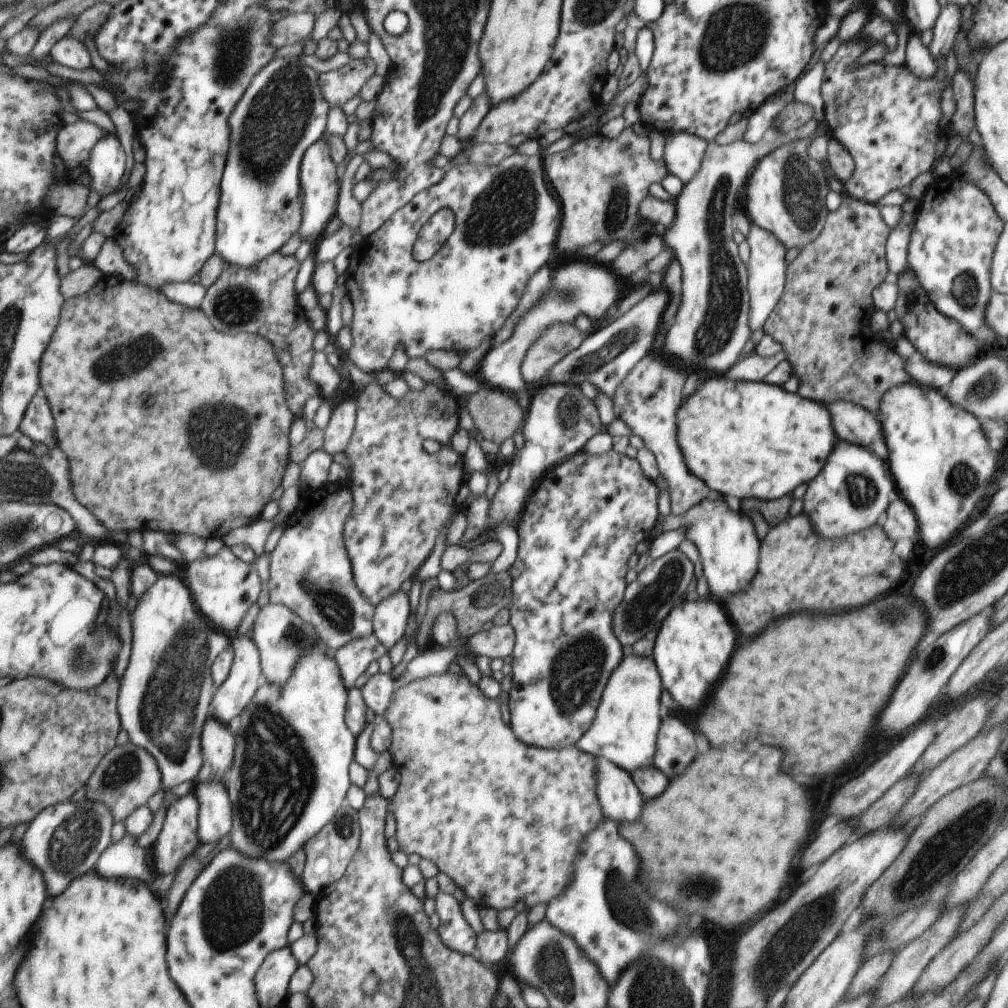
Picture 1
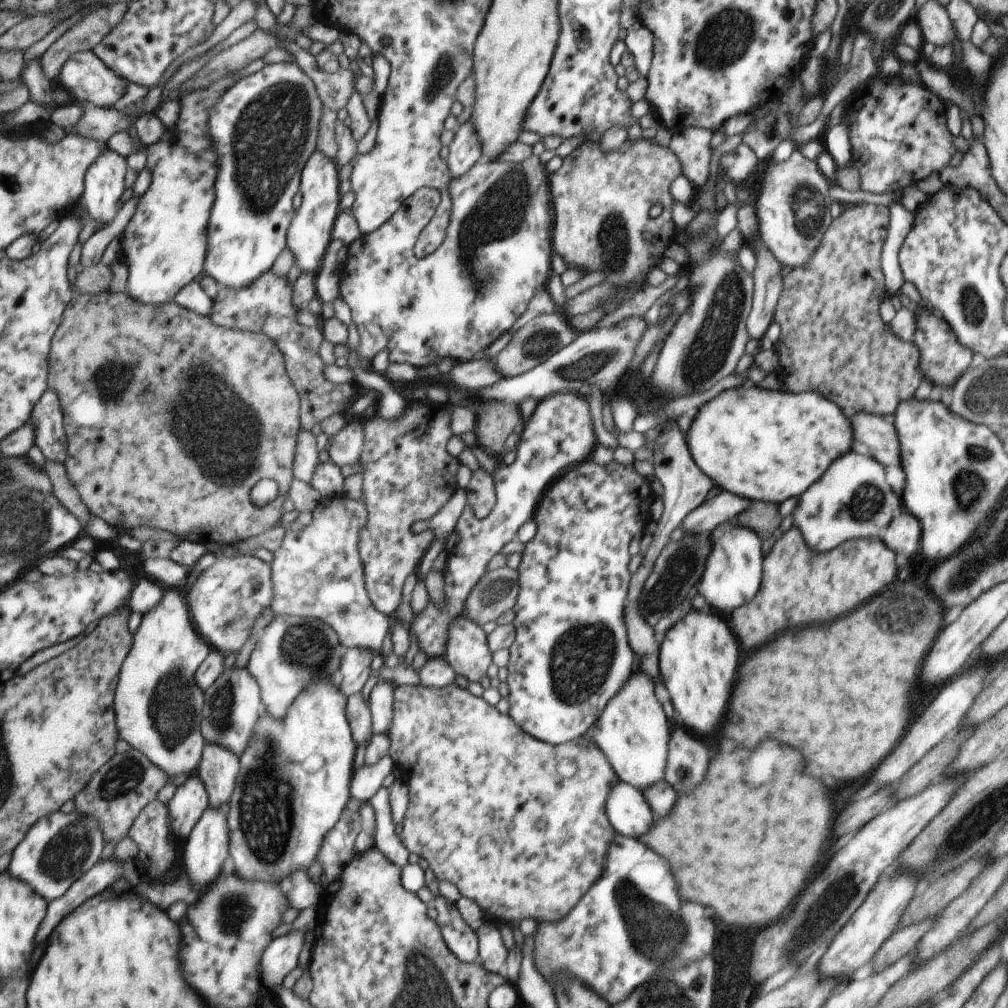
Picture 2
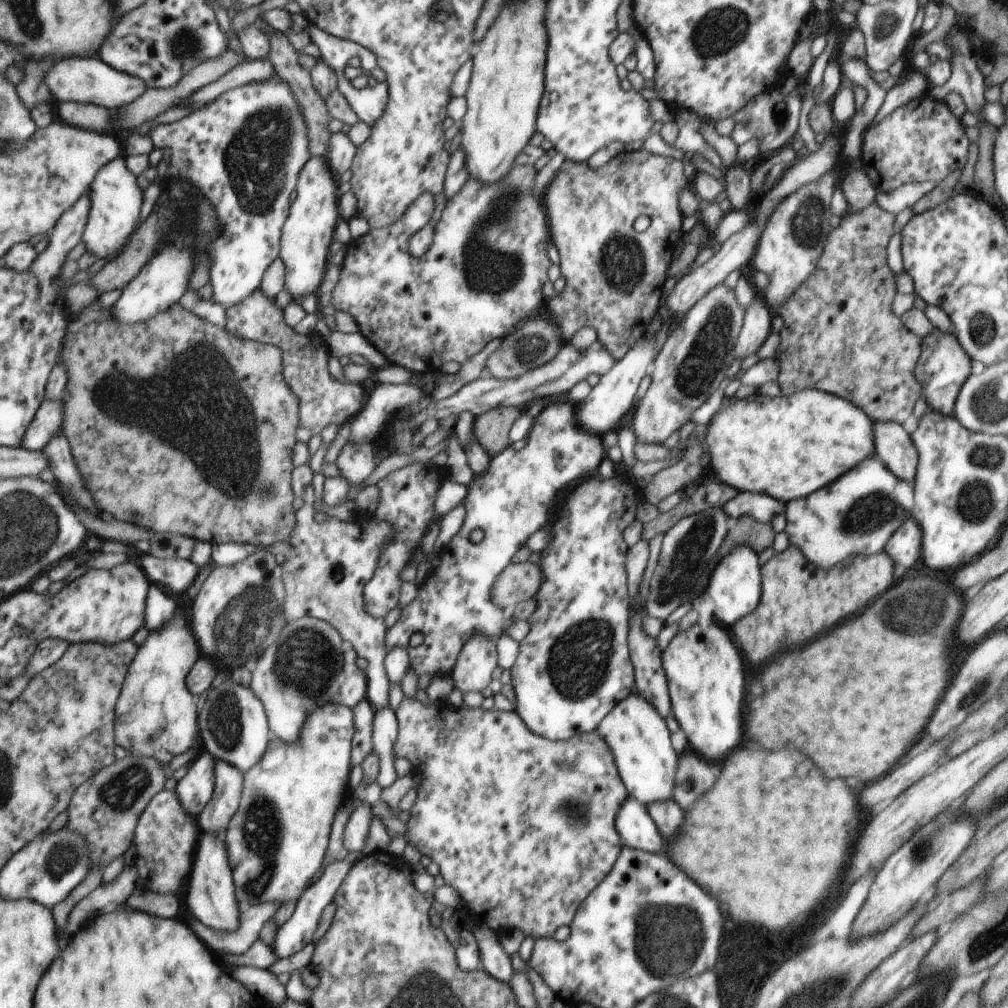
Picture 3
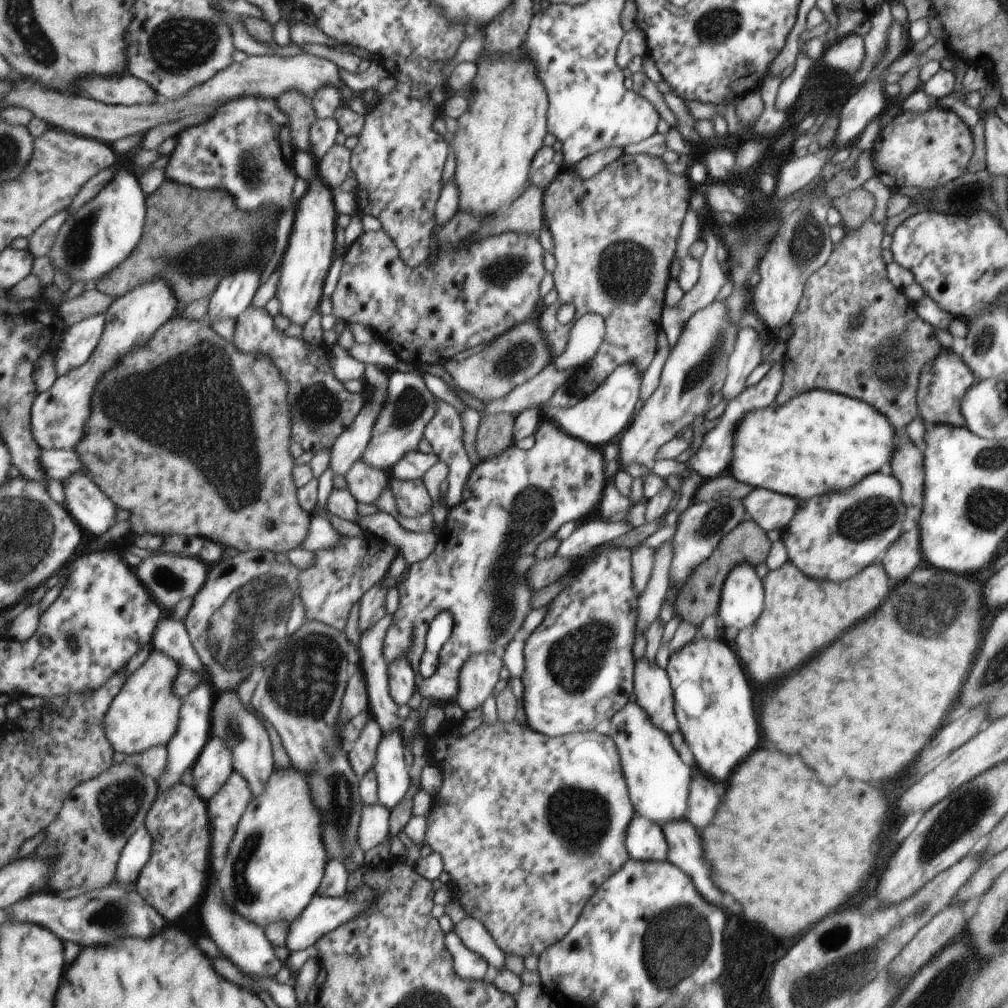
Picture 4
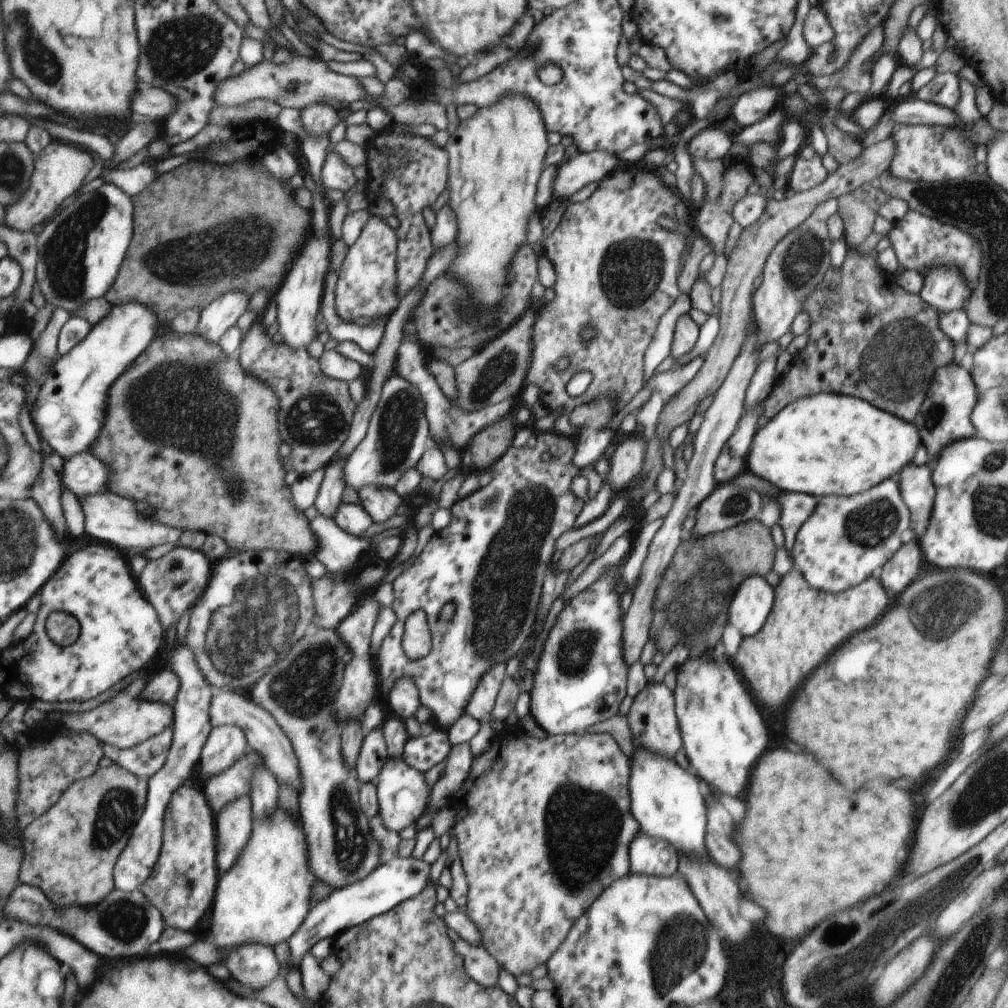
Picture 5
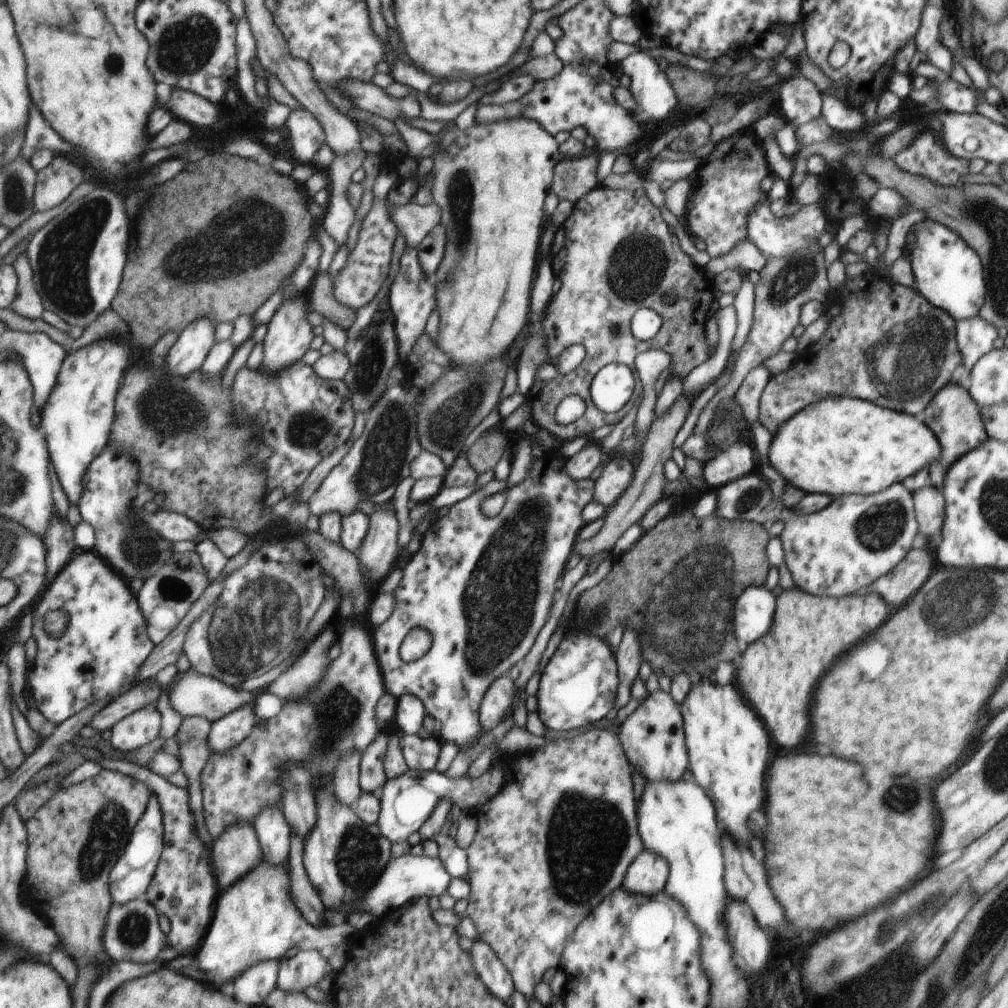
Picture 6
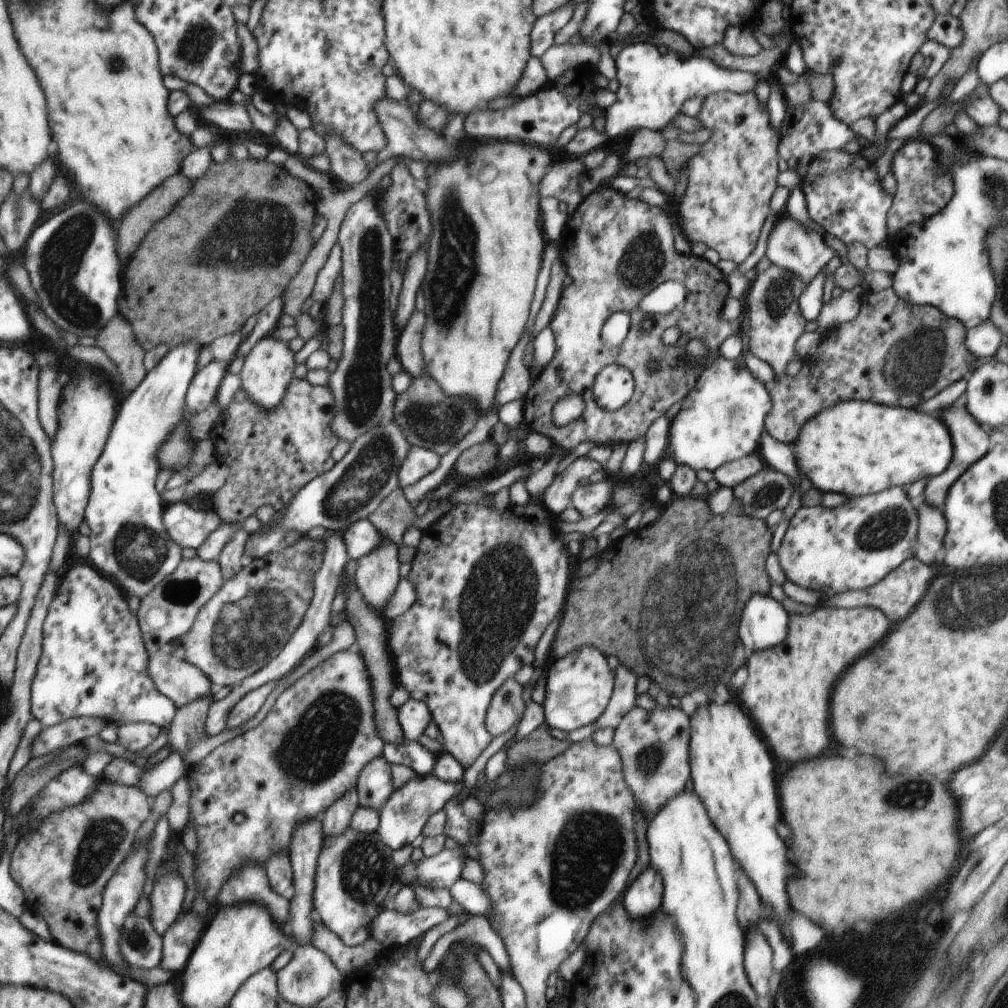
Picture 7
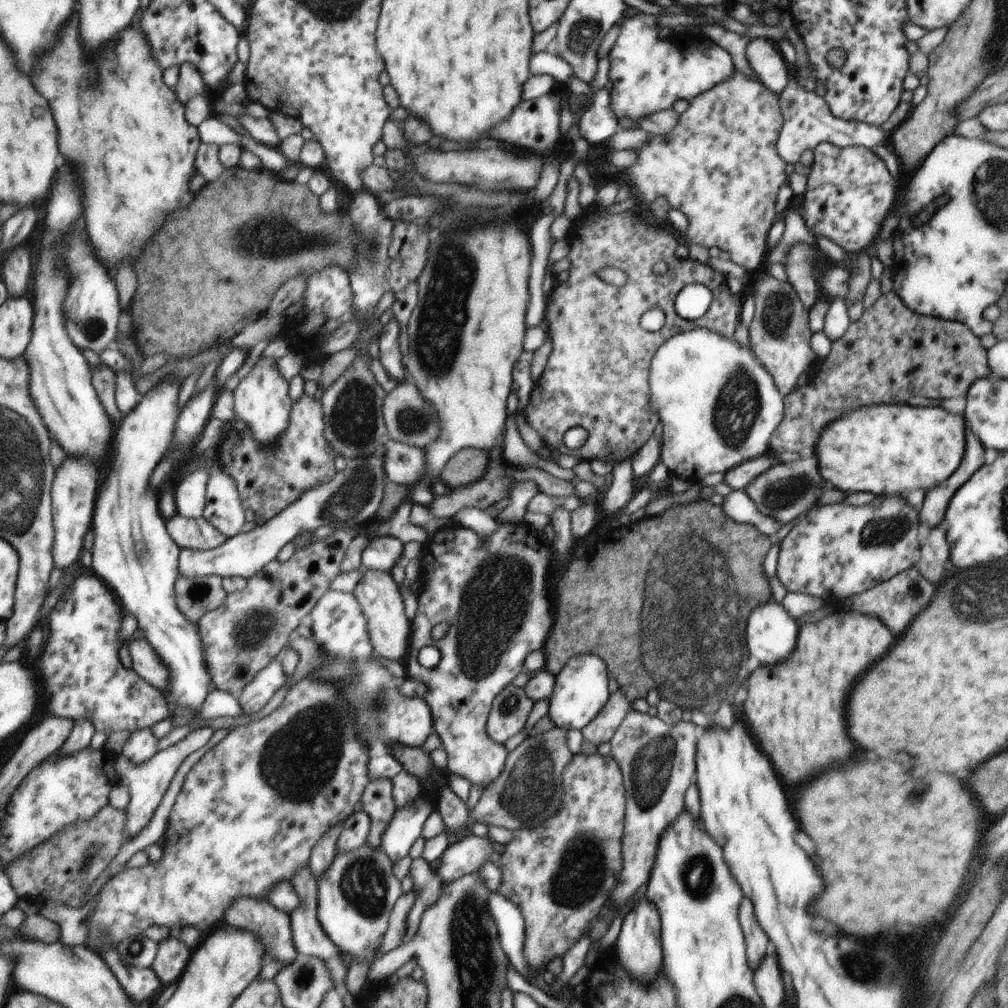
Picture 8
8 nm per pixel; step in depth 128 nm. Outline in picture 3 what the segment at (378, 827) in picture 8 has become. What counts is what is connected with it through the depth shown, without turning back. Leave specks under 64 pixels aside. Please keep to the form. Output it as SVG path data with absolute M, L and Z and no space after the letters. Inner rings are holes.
M362 700L354 709L356 732L352 744L352 767L362 766L372 754L374 712L367 700Z

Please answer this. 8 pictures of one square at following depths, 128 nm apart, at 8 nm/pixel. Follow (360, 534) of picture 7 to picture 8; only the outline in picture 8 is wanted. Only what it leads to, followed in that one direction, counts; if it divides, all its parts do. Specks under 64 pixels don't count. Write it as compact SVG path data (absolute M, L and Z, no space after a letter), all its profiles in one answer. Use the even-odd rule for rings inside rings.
M384 535L371 538L369 544L364 548L361 555L361 567L363 569L380 570L380 572L391 572L392 568L396 566L396 562L400 558L406 558L404 553L405 544L398 538Z

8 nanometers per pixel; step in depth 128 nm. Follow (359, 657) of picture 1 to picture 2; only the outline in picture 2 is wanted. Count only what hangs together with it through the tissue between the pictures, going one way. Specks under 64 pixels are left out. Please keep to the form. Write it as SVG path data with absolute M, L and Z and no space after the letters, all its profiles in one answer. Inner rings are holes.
M354 648L348 650L343 656L343 662L339 671L341 679L340 685L342 690L346 692L348 698L352 698L352 694L361 692L366 684L366 680L370 676L370 662L376 654L364 648Z

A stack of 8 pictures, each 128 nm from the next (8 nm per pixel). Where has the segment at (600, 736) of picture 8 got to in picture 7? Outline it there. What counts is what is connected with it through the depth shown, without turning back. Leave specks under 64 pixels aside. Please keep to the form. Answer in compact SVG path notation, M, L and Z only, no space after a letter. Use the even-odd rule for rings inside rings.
M619 665L616 670L614 699L607 705L607 709L603 715L595 721L595 729L617 728L621 719L636 707L636 684L636 673L632 673L623 665Z

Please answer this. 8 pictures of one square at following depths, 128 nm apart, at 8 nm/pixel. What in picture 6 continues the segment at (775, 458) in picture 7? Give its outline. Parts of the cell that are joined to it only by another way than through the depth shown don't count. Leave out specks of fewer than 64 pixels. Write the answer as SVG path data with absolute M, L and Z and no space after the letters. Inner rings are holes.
M757 366L748 372L734 399L740 406L748 406L748 420L759 421L759 400L764 388L770 380L770 370L766 366Z

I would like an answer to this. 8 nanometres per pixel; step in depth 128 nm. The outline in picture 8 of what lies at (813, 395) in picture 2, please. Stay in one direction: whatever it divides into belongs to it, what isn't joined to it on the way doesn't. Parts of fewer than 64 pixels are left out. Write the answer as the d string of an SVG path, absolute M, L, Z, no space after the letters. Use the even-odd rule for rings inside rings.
M875 405L847 414L848 416L844 415L844 420L841 417L830 424L832 428L824 432L824 440L820 440L820 448L816 450L822 478L842 492L872 492L876 496L886 496L914 488L930 490L948 480L964 458L966 418L946 412L941 405Z

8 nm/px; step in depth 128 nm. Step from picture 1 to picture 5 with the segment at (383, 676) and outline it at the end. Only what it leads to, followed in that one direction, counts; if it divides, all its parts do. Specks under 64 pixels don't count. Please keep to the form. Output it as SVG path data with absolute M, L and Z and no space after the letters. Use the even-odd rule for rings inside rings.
M403 756L387 758L376 784L380 818L388 830L399 833L406 826L410 826L413 822L416 823L429 804L428 798L430 798L431 791L430 786L424 780L424 774L408 766Z

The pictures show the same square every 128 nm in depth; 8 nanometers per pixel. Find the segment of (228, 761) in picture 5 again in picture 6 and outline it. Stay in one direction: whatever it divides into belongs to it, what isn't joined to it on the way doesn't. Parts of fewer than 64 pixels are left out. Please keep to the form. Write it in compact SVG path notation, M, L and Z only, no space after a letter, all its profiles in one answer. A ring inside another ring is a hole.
M248 704L246 708L240 708L230 716L213 723L210 736L213 755L232 752L232 748L244 744L244 740L252 736L254 728L258 725L258 716L254 710L256 710L256 704Z

